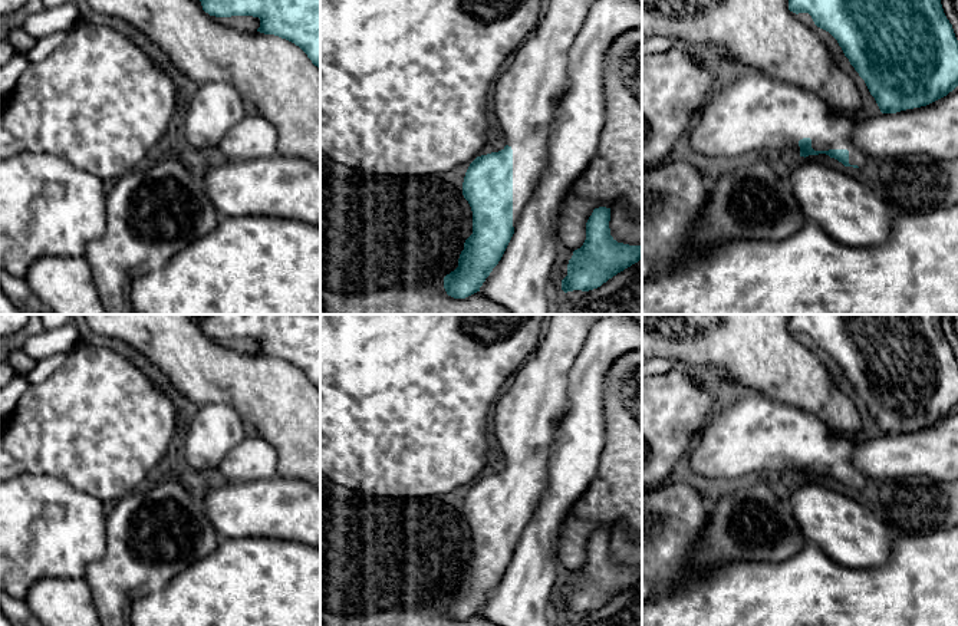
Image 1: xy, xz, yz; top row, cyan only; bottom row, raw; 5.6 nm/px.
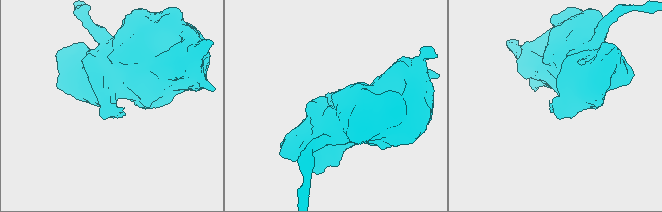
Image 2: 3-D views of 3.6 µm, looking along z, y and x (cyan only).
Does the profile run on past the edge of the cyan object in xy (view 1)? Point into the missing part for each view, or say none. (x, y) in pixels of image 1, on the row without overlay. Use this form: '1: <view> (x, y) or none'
1: none

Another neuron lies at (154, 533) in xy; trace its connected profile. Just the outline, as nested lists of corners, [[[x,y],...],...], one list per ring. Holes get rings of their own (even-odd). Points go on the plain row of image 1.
[[[182,480],[149,481],[116,501],[115,508],[106,514],[106,551],[105,556],[86,566],[88,583],[95,609],[102,626],[131,626],[129,610],[132,600],[147,593],[161,592],[177,574],[188,566],[215,551],[220,537],[210,521],[205,503],[194,484]]]

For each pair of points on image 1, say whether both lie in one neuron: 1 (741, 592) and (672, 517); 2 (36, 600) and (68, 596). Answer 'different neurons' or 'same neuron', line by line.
1: same neuron
2: same neuron

